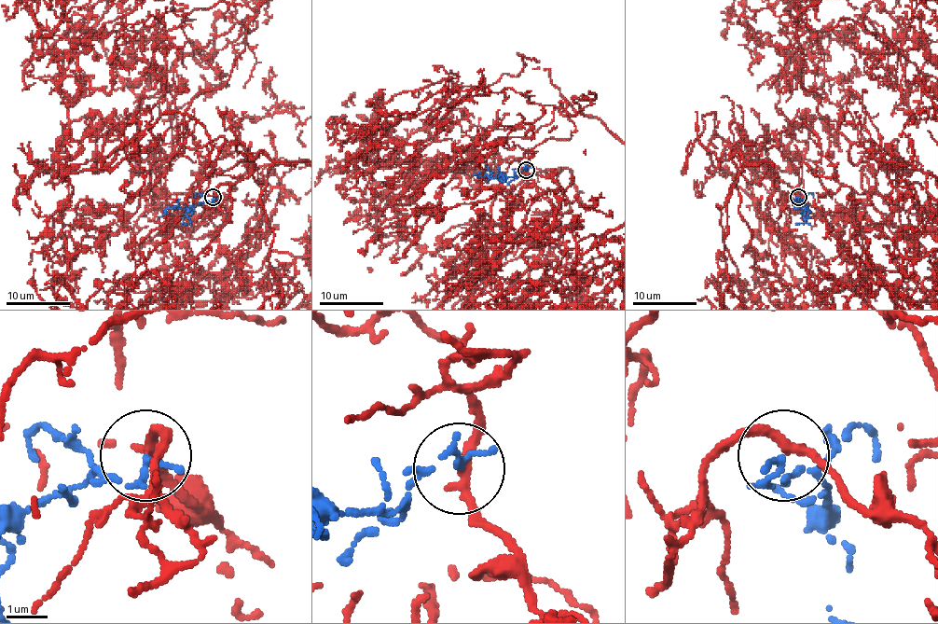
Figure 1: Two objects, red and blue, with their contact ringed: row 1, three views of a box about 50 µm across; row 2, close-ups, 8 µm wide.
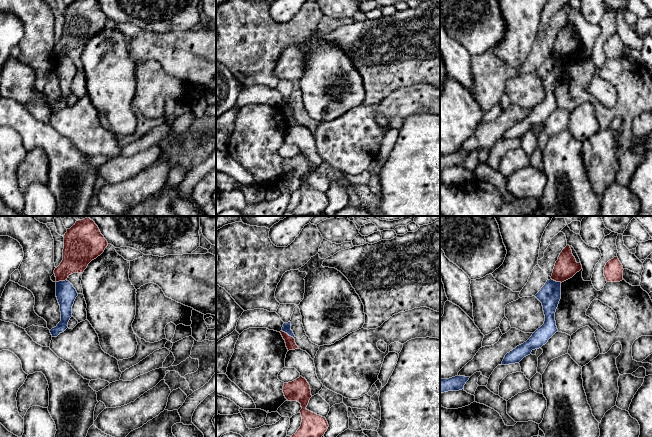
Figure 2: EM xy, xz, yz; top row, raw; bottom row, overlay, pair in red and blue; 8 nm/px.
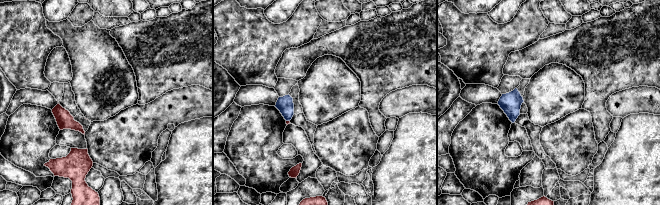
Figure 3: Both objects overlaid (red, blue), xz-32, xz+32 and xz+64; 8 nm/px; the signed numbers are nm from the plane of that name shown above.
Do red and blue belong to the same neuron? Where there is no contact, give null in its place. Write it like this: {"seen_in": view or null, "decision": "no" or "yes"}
{"seen_in": "xz", "decision": "no"}

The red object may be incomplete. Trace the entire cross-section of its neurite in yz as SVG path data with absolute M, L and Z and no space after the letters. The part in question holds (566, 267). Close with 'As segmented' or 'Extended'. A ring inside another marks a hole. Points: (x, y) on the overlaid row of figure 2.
M567 245L560 253L558 260L555 263L551 279L556 282L564 282L572 278L577 272L582 269L581 263L577 263L572 254L572 250Z. As segmented

